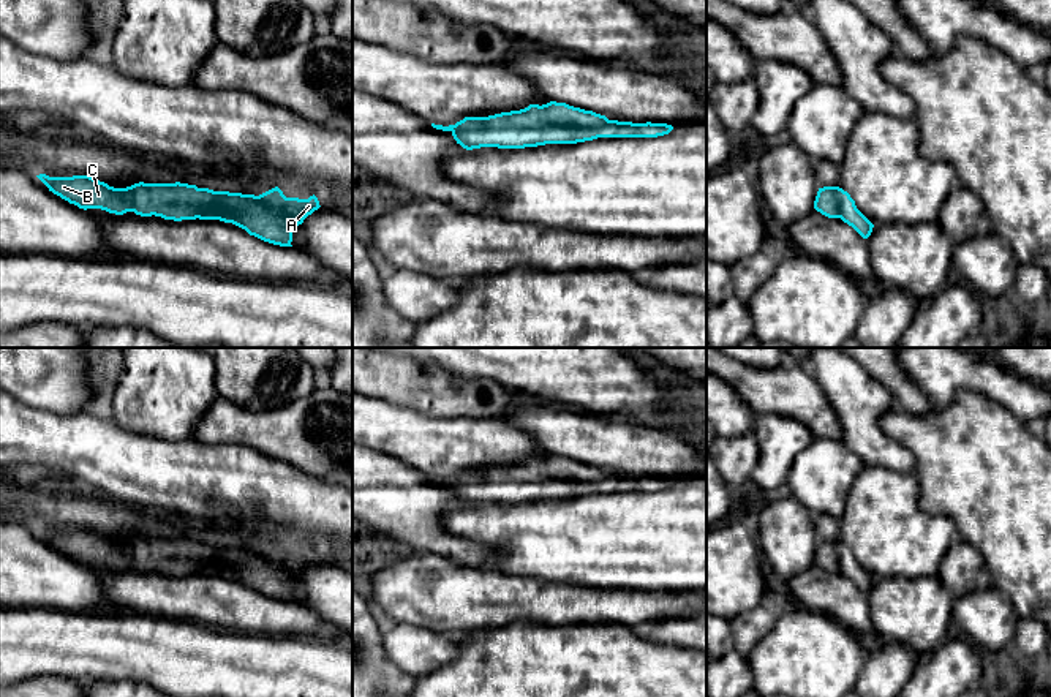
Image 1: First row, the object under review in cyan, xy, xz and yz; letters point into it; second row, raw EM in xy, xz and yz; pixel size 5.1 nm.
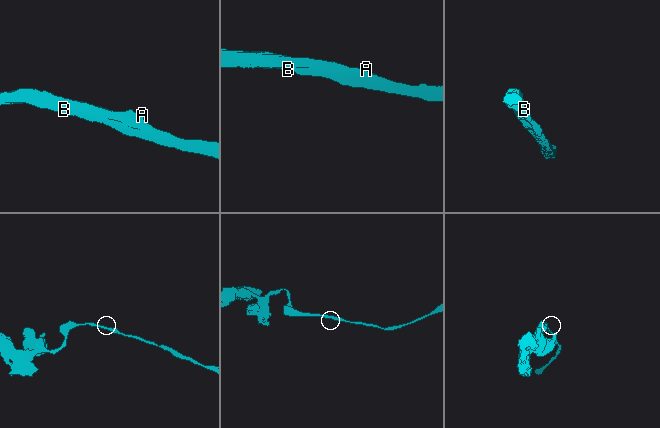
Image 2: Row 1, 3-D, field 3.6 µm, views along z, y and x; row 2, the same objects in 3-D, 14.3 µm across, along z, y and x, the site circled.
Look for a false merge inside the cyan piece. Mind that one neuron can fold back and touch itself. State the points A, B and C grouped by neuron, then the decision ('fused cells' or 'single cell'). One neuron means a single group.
groups A B C; single cell

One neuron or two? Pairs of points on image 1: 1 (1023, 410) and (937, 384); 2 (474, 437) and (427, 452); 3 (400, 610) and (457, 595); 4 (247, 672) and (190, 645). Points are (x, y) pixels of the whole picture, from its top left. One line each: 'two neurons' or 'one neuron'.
1: one neuron
2: one neuron
3: one neuron
4: one neuron

